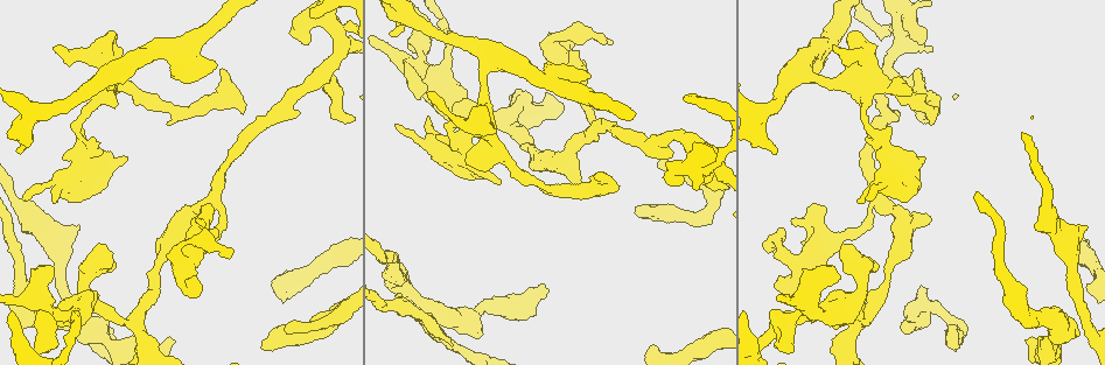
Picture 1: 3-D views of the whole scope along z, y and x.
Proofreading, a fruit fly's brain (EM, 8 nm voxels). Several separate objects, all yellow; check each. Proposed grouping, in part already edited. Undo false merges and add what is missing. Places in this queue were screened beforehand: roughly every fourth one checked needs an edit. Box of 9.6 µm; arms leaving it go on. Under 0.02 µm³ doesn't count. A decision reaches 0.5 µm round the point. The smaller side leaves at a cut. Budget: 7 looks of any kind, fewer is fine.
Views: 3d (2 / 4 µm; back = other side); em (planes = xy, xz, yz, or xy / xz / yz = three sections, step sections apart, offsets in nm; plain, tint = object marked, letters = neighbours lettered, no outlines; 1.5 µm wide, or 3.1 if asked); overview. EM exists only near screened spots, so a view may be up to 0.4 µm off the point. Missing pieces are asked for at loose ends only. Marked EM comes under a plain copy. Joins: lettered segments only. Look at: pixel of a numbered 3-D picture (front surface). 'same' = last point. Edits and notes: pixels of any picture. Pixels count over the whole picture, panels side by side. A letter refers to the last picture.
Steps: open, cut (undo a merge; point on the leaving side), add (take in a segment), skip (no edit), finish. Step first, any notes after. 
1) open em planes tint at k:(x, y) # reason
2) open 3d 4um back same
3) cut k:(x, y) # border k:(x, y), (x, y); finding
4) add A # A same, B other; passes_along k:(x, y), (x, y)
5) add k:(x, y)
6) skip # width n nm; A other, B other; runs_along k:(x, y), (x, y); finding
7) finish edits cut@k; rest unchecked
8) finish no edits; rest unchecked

open 3d 4um at 1:(815, 215) # abrupt turn

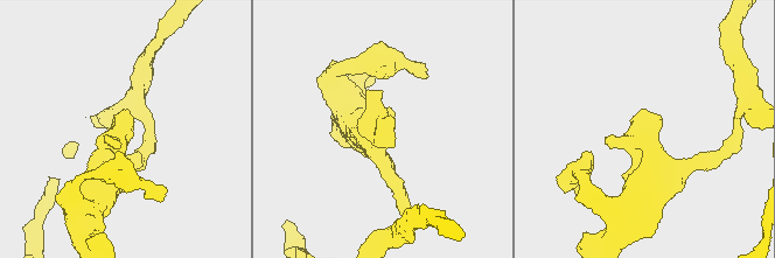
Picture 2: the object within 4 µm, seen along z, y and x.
open em xz step 8 letters at 2:(645, 129)

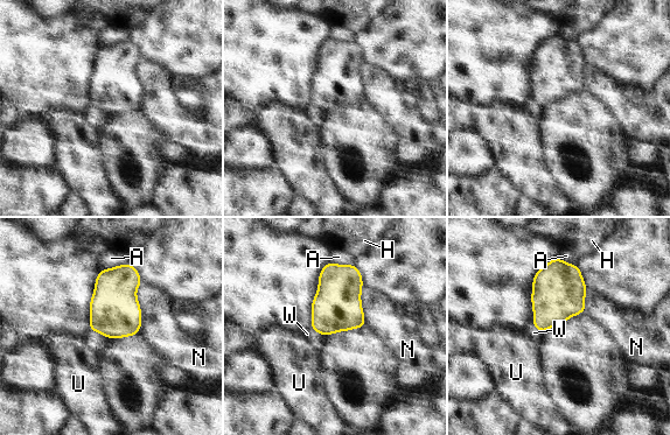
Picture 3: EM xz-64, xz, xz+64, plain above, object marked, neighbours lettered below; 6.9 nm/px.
open em planes letters same # cut it another way

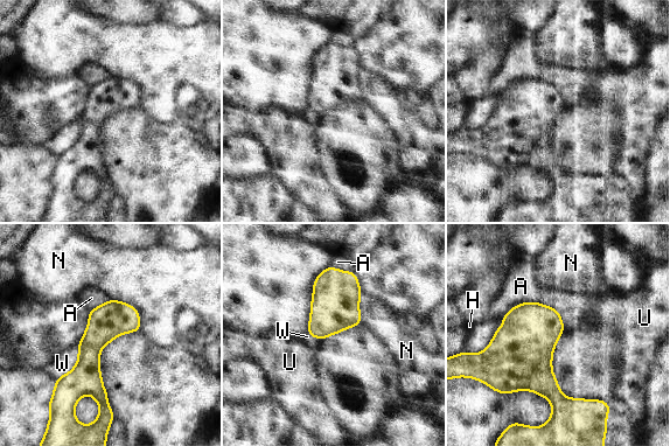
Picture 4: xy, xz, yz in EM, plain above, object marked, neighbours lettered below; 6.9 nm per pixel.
skip # A other, H other, N other, U other, W other; border 4:(109, 299), (130, 304), (140, 329); all the same neuron

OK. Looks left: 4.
open em xz step 4 tint at 1:(901, 94) # free end

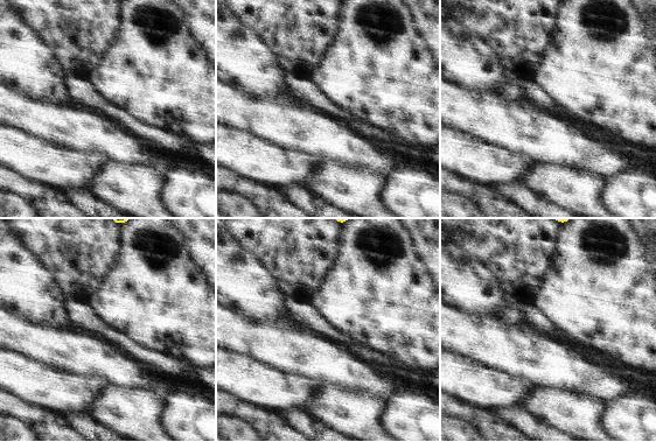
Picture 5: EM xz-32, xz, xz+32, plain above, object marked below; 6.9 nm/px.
open em planes letters same # cut it another way

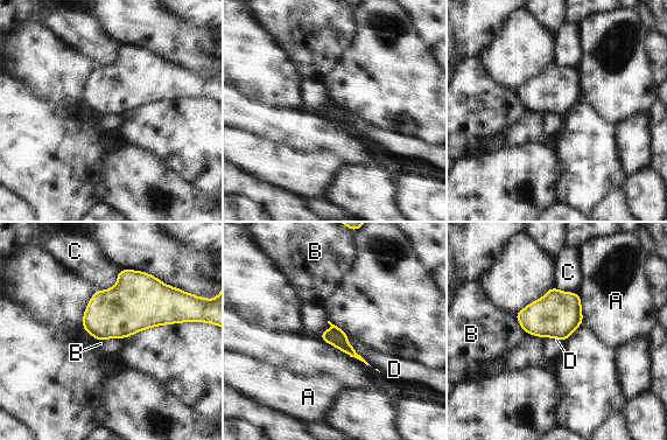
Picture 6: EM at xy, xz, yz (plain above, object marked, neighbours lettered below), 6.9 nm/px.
skip # A other, B other, C other, D other; border 6:(346, 335), (345, 340), (371, 365); none of them fits

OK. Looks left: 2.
open em planes letters at 1:(174, 339) # free end

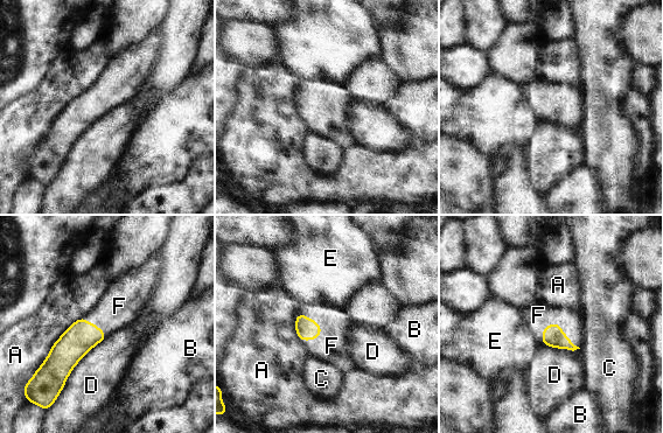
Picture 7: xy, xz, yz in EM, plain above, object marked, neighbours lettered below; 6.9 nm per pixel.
add F # longest_contact D 550 nm; A other, B other, C other, D other, E other, F same; passes_along 7:(552, 335), (560, 328), (538, 315); it goes on there

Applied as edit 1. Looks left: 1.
finish edits add@7; rest unchecked

